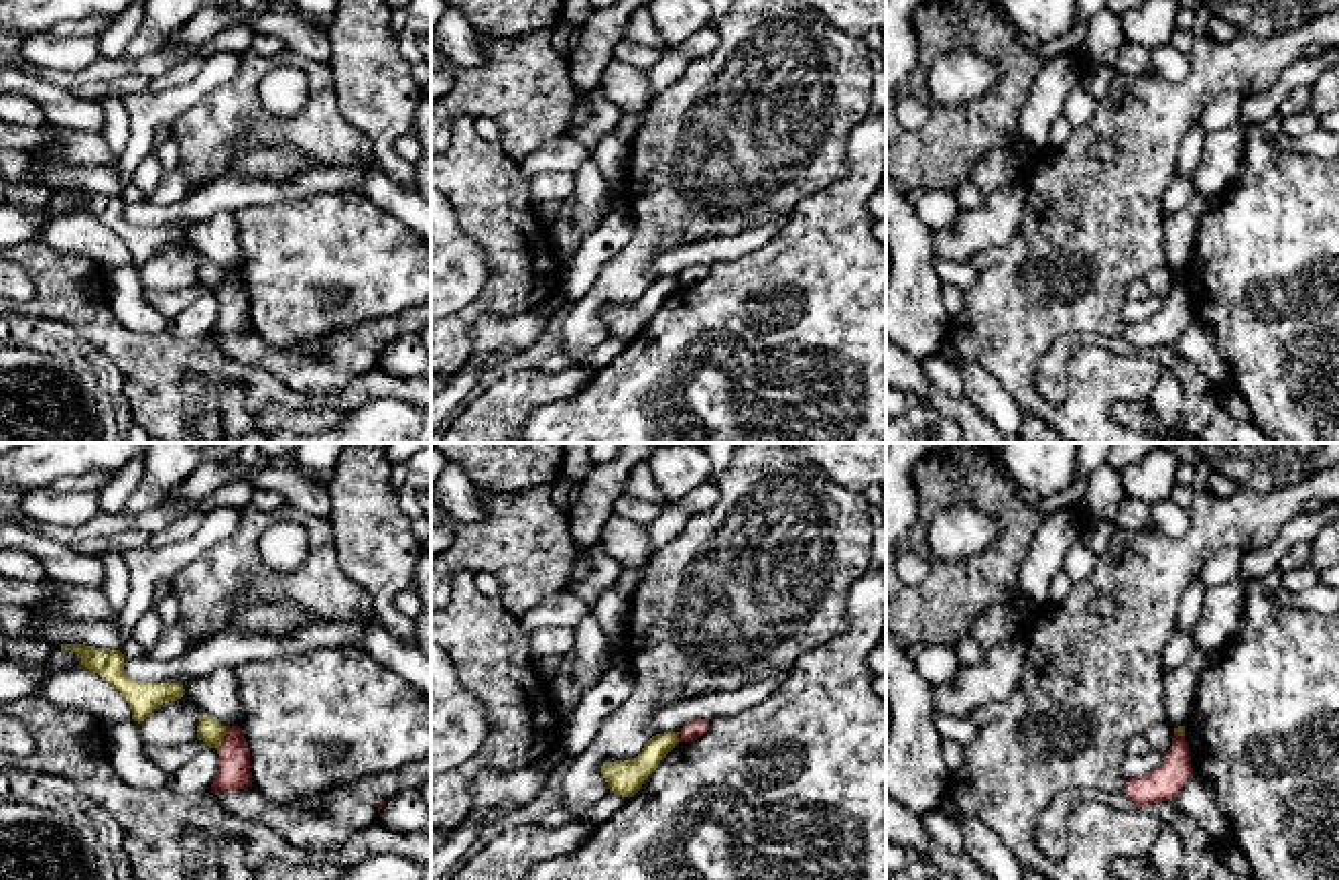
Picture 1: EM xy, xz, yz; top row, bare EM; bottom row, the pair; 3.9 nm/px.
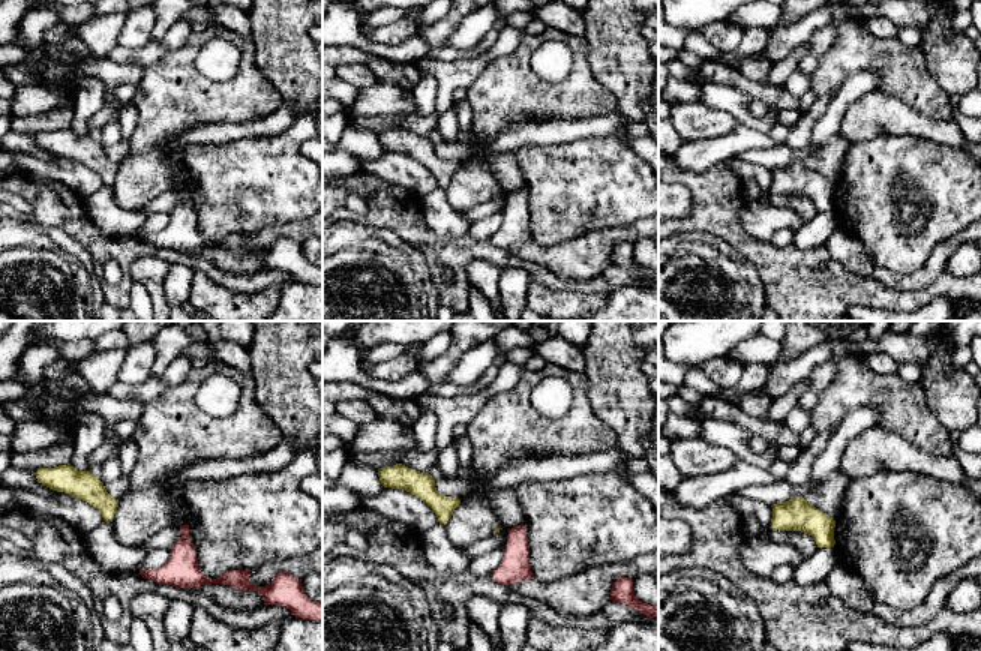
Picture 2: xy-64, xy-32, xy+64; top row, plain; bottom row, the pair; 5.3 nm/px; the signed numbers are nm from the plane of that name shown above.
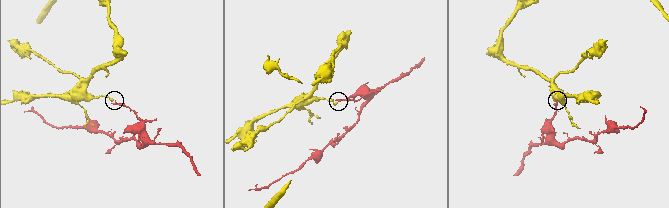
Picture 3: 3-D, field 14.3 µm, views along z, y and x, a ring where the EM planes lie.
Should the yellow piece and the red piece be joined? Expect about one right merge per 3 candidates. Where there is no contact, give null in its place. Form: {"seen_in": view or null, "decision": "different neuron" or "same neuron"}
{"seen_in": "xy", "decision": "different neuron"}

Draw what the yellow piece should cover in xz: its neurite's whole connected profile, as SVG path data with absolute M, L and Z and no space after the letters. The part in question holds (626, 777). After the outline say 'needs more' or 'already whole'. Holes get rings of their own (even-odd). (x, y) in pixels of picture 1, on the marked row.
M679 732L656 734L636 758L605 762L601 774L610 793L634 797L666 754L679 744Z; already whole

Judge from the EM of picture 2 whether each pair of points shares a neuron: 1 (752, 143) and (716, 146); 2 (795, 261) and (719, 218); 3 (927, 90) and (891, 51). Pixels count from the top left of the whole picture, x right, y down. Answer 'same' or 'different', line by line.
1: same
2: same
3: same

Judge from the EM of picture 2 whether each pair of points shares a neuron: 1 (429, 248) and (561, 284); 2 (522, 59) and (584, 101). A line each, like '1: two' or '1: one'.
1: one
2: one

